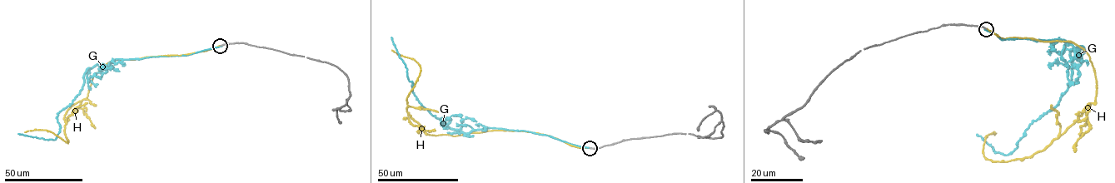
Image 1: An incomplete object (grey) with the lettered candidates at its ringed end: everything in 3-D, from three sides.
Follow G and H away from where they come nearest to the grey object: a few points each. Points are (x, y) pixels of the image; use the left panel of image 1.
G: (220, 46), (186, 55), (97, 63), (87, 70), (79, 94), (58, 113), (61, 128), (55, 139), (17, 134)
H: (220, 45), (178, 55), (113, 60), (94, 76), (87, 97), (64, 116), (67, 143), (49, 131), (24, 132)

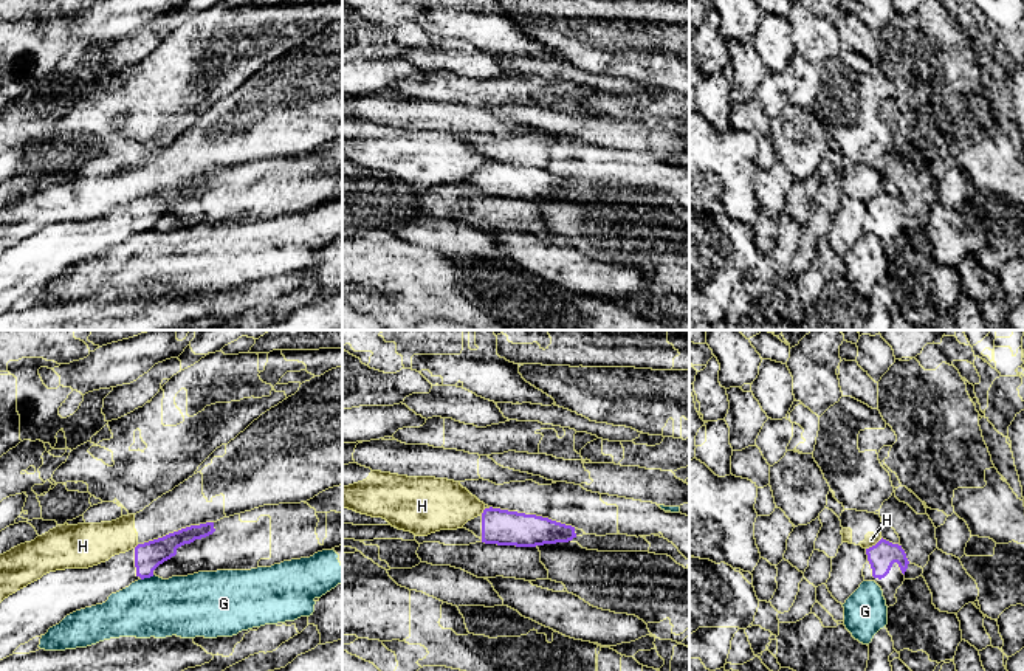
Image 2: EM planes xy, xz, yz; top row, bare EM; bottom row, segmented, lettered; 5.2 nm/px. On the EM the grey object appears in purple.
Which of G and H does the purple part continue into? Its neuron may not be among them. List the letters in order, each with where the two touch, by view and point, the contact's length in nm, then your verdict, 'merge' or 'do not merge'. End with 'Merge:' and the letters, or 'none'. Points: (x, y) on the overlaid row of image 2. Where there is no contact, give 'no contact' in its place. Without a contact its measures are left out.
G: contact xy (147, 577); length 80 nm; do not merge
H: contact yz (876, 544); length 110 nm; do not merge
Merge: none

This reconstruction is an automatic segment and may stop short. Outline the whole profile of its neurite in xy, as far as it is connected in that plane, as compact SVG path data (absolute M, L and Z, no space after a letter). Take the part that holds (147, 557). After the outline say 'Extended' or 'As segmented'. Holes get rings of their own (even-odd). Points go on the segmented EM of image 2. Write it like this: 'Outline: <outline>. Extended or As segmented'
Outline: M214 522L191 525L163 538L138 544L135 549L112 556L108 561L88 569L65 569L43 575L40 580L17 590L0 603L0 660L29 640L45 635L50 628L59 625L67 615L102 604L132 583L155 575L155 569L177 555L177 549L215 532Z. Extended

